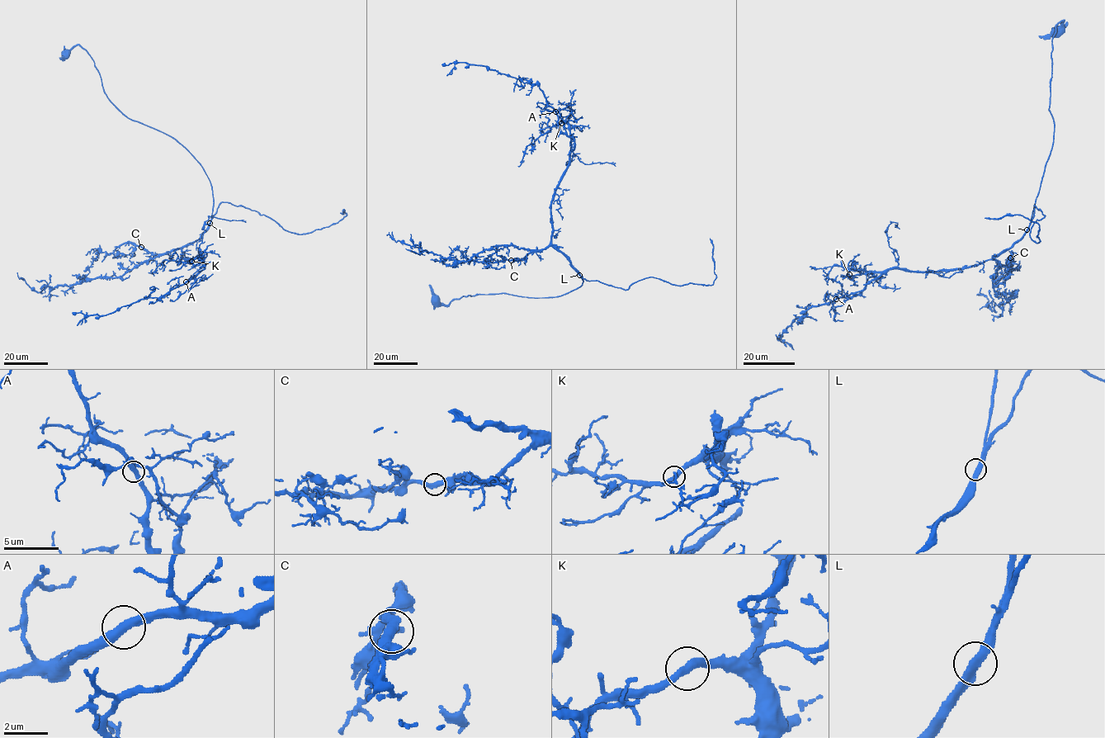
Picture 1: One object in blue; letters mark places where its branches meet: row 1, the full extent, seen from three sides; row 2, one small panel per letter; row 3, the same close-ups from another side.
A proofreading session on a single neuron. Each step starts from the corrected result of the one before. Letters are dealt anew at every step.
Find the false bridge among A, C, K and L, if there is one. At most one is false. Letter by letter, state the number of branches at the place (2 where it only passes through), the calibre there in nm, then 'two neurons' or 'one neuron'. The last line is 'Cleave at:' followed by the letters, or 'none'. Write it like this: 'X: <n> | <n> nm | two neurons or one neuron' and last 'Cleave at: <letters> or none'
A: 2 | 420 nm | one neuron
C: 2 | 400 nm | one neuron
K: 2 | 380 nm | one neuron
L: 2 | 420 nm | one neuron
Cleave at: none

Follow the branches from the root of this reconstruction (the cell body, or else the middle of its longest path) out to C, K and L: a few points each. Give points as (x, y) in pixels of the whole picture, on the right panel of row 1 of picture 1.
C: (1057, 30), (1052, 39), (1053, 146), (1029, 229), (994, 258), (1008, 266), (1010, 257)
K: (1057, 30), (1052, 39), (1053, 143), (1025, 234), (991, 259), (968, 267), (849, 274)
L: (1057, 30), (1062, 21), (1056, 26), (1052, 39), (1049, 110), (1054, 123), (1053, 143), (1027, 229)

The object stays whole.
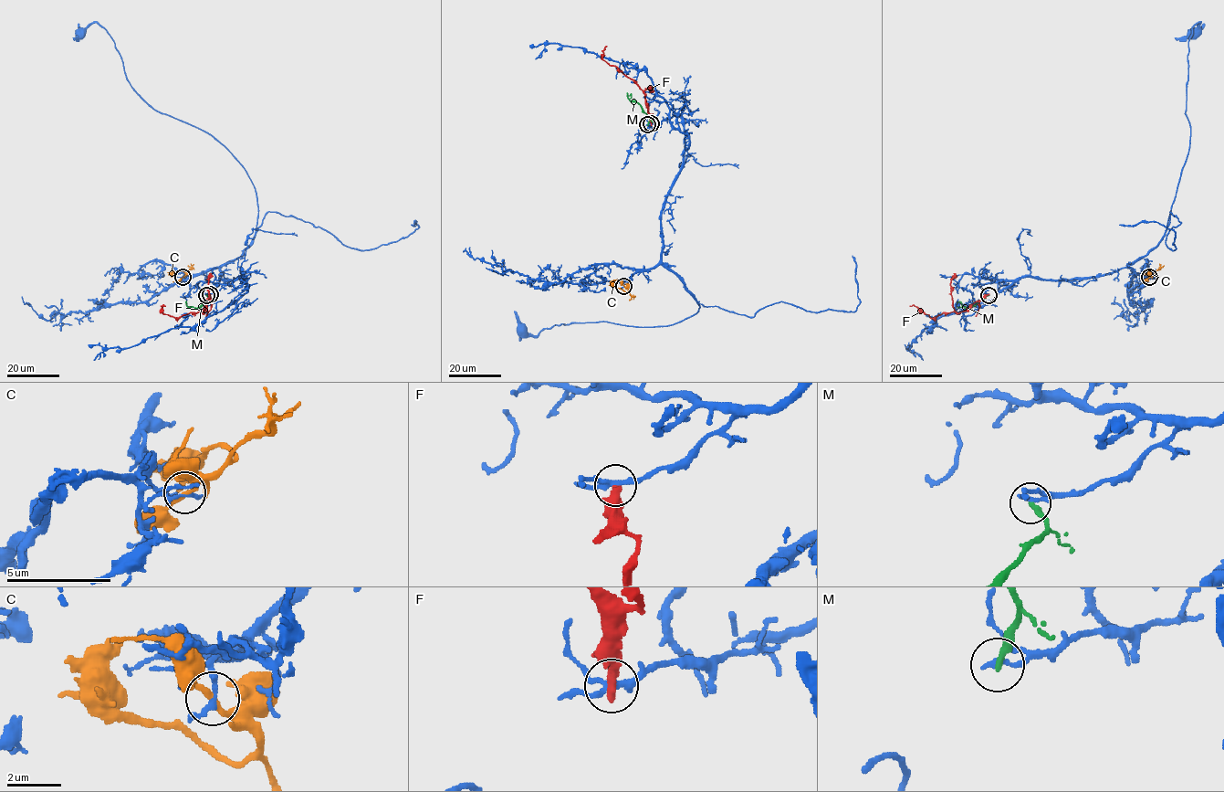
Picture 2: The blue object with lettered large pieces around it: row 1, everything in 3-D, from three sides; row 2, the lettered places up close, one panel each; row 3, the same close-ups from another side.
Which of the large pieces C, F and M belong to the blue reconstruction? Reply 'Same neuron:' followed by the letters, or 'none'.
Same neuron: none

